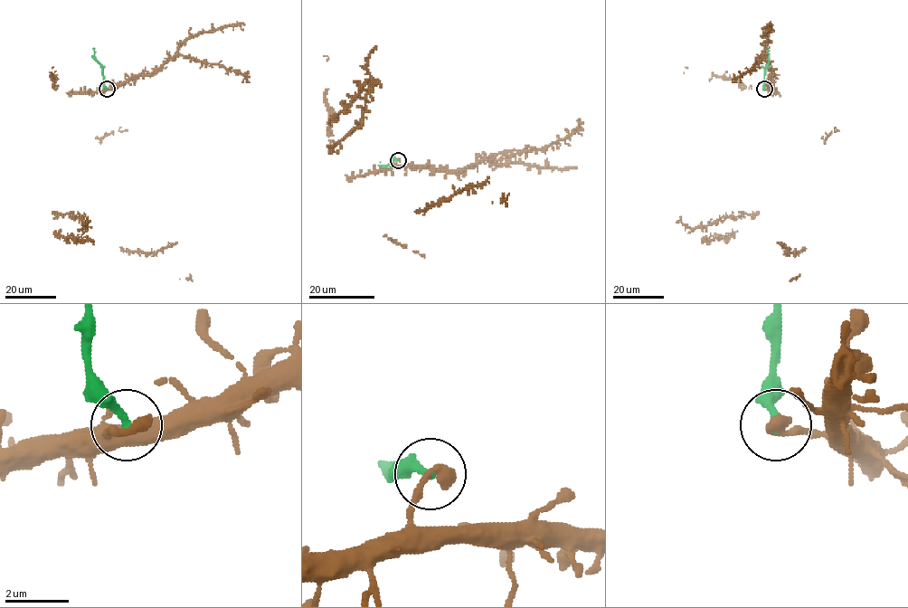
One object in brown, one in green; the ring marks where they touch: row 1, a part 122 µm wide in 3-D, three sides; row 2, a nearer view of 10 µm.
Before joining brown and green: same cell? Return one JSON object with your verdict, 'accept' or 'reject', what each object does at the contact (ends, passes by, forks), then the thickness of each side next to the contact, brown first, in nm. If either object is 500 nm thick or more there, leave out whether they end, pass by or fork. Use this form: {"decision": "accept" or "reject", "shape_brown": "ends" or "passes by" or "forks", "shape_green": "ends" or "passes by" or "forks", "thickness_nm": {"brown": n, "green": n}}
{"decision": "reject", "shape_brown": "ends", "shape_green": "ends", "thickness_nm": {"brown": 440, "green": 280}}

